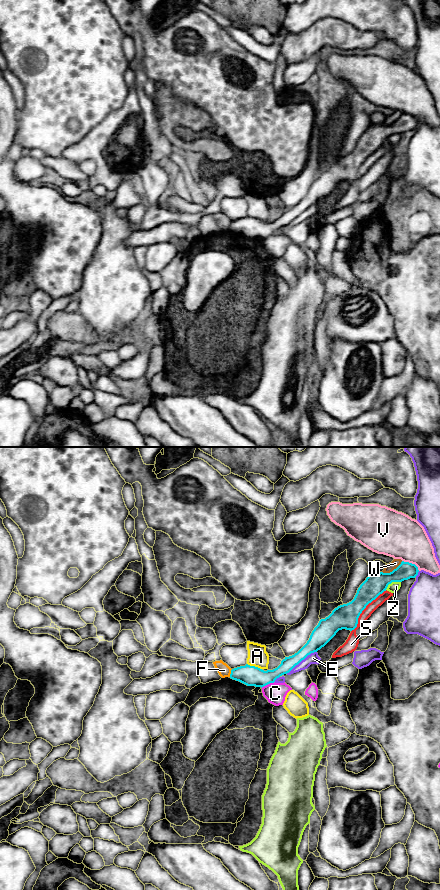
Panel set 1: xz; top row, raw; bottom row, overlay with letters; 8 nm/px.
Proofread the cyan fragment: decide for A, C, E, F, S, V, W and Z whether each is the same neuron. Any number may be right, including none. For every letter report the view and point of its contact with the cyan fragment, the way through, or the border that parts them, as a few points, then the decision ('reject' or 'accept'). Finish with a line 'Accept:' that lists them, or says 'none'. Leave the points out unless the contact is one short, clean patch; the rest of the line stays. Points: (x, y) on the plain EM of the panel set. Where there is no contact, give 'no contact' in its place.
A: meets cyan in xz at (254, 218); border along xz (247, 215), (261, 221); reject
C: meets cyan in xz at (267, 236); reject
E: meets cyan in xz at (301, 212); reject
F: meets cyan in xz at (231, 225); border along xz (232, 221), (229, 228); reject
S: meets cyan in xz at (364, 160); reject
V: meets cyan in xz at (411, 115); reject
W: meets cyan in xz at (393, 122); reject
Z: meets cyan in xz at (392, 133); reject
Accept: none

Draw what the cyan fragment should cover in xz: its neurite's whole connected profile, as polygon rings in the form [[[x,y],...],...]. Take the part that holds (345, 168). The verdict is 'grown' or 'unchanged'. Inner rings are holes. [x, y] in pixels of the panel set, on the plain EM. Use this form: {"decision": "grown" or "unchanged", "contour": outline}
{"decision": "unchanged", "contour": [[[404,113],[390,125],[371,124],[358,140],[354,151],[347,156],[338,158],[328,169],[321,171],[312,183],[307,195],[297,205],[285,209],[281,216],[273,222],[264,223],[248,216],[234,220],[231,222],[230,230],[247,238],[261,240],[274,235],[277,230],[289,225],[308,207],[324,199],[339,182],[354,182],[362,163],[386,143],[389,136],[415,130],[418,124],[418,119],[415,116]]]}

